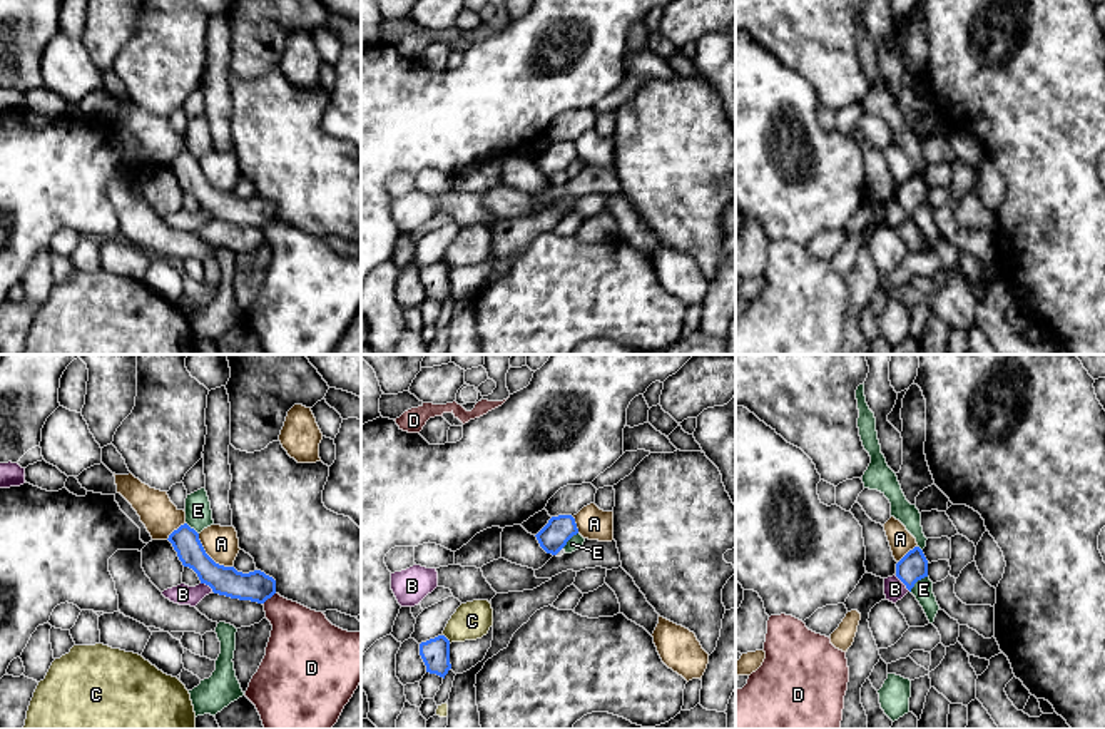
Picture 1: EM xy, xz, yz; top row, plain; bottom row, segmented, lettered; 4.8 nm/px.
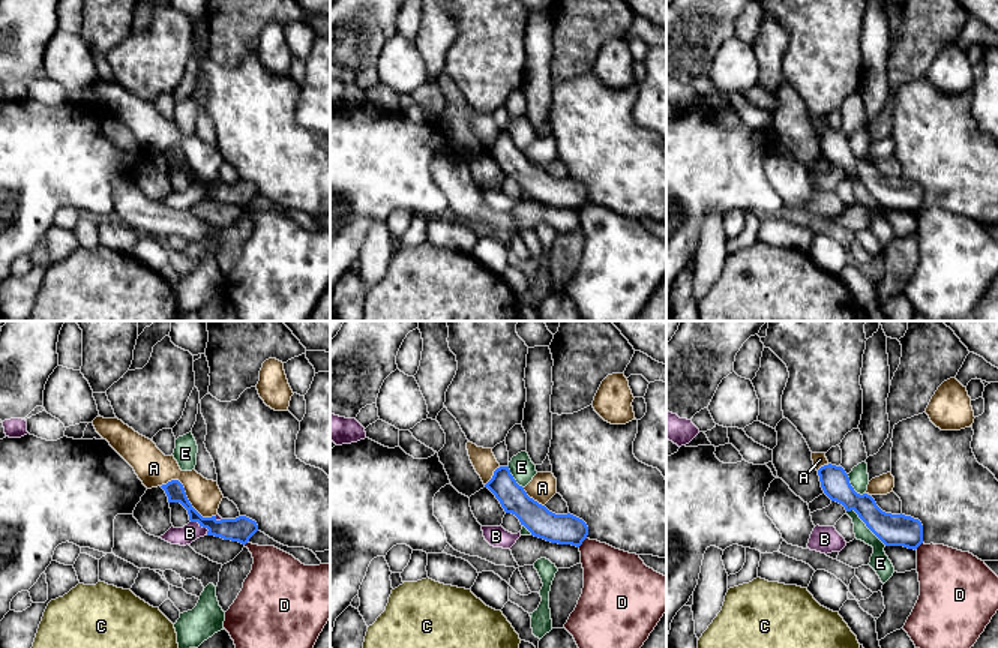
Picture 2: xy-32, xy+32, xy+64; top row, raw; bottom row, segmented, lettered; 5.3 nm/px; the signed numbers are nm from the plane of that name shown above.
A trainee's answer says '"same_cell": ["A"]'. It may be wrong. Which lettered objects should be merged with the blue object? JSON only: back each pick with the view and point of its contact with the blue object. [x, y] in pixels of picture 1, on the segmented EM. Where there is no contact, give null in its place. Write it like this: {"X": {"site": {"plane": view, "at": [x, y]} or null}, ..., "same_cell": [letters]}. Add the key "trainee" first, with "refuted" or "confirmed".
{"trainee": "confirmed", "A": {"site": {"plane": "xy", "at": [208, 555]}}, "same_cell": ["A"]}

